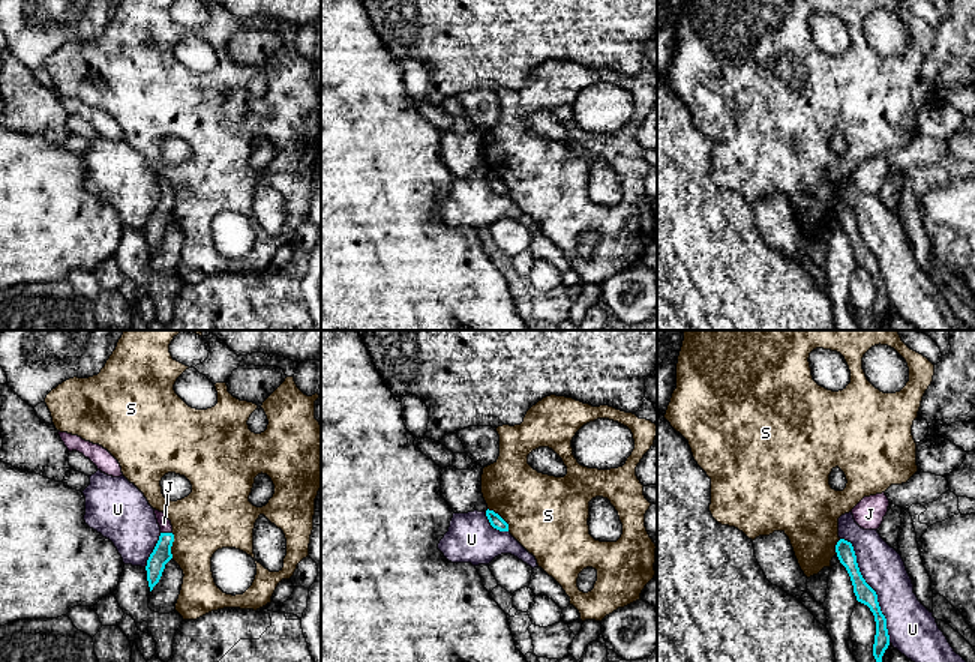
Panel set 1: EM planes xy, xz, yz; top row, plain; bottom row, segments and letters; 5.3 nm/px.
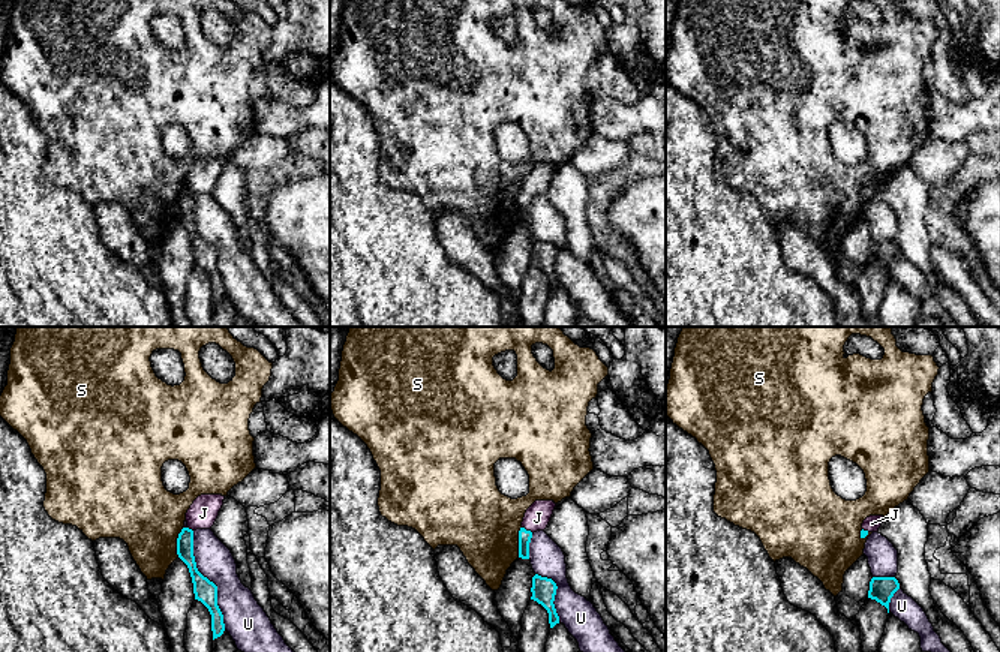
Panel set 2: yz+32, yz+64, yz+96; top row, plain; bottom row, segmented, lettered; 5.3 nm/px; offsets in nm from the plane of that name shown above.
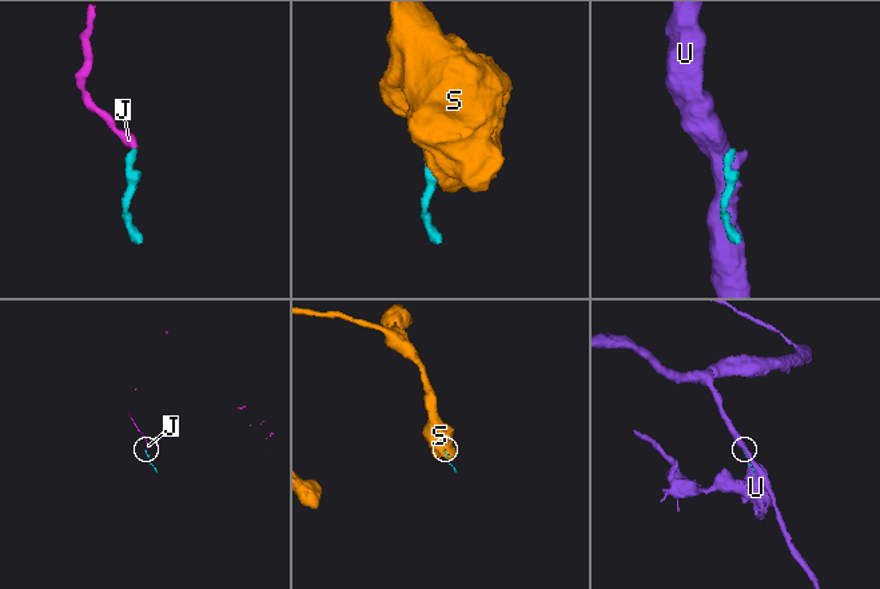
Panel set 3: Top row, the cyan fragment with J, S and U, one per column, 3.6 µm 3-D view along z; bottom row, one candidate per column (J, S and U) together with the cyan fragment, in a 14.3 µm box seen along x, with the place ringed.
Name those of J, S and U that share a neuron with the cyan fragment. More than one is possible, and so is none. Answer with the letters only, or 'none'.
J

